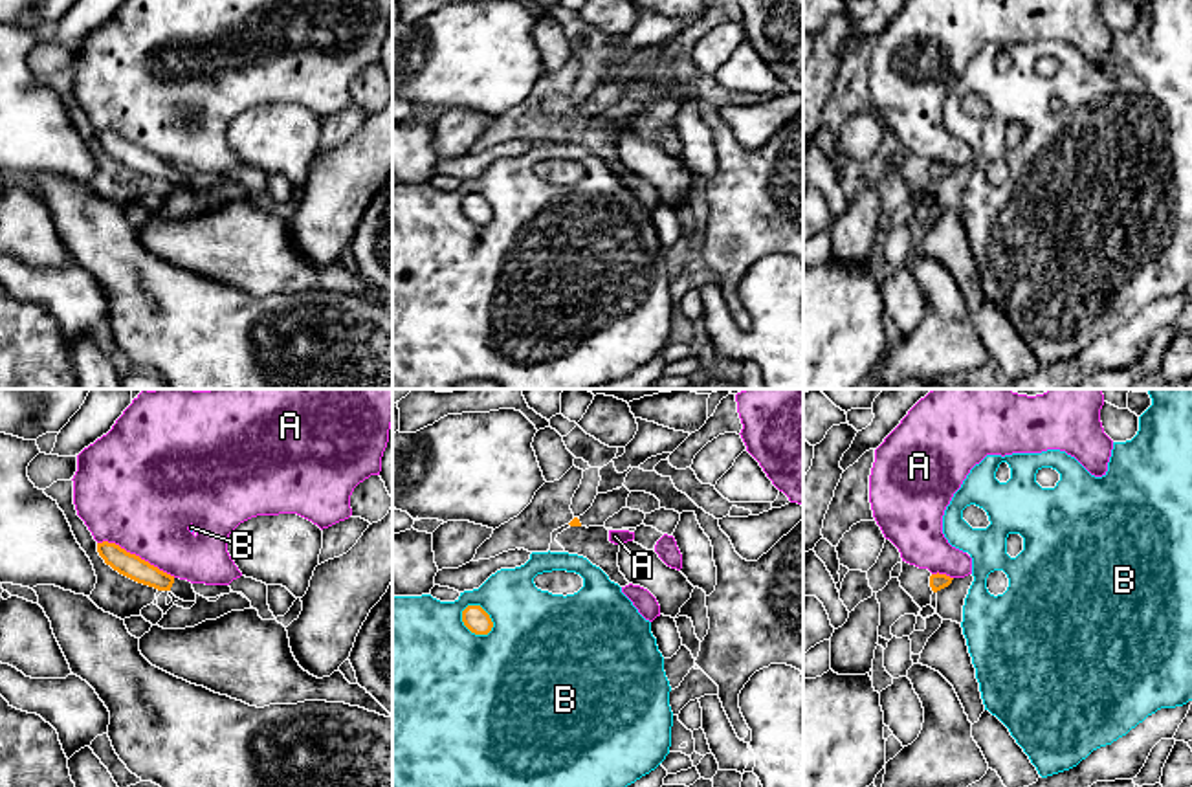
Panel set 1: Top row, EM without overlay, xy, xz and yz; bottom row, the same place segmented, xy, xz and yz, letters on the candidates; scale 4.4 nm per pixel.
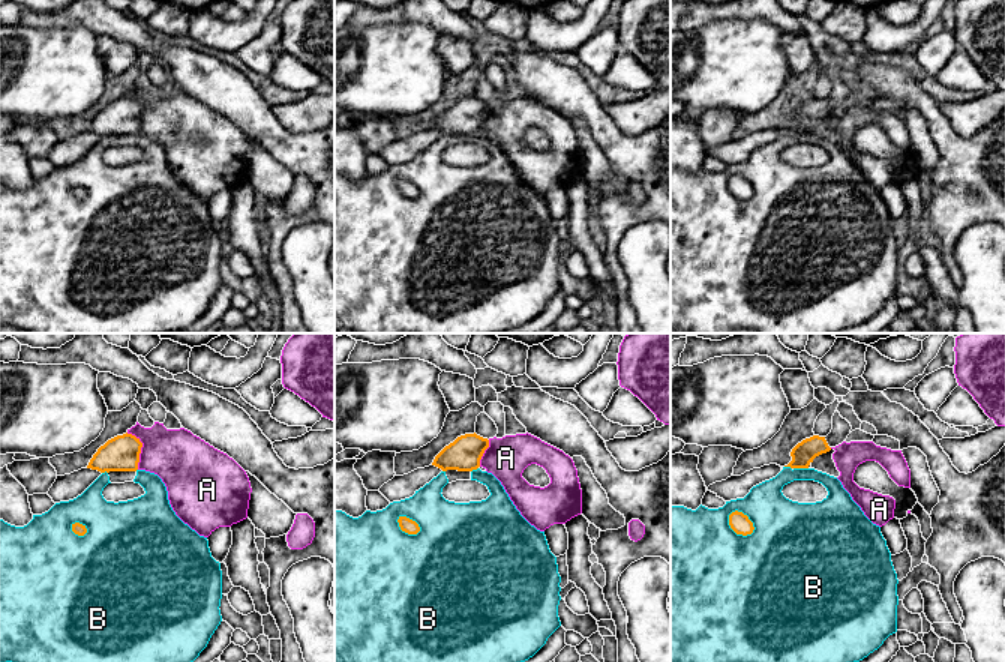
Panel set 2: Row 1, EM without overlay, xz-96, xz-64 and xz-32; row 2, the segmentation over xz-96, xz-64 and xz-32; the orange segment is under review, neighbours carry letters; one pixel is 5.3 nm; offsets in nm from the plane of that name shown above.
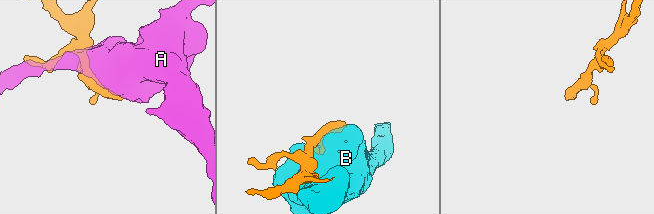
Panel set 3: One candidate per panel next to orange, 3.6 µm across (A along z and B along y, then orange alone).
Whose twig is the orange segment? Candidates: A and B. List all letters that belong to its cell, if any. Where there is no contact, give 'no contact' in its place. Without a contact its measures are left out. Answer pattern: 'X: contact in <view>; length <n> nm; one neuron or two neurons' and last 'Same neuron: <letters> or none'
A: contact in xy; length 380 nm; two neurons
B: contact in xz; length 170 nm; two neurons
Same neuron: none

